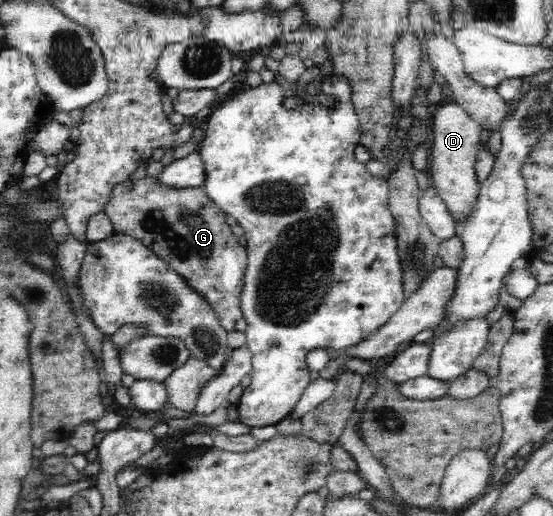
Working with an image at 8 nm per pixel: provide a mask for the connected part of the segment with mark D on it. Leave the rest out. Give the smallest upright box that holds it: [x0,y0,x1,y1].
[428,100,482,228]

